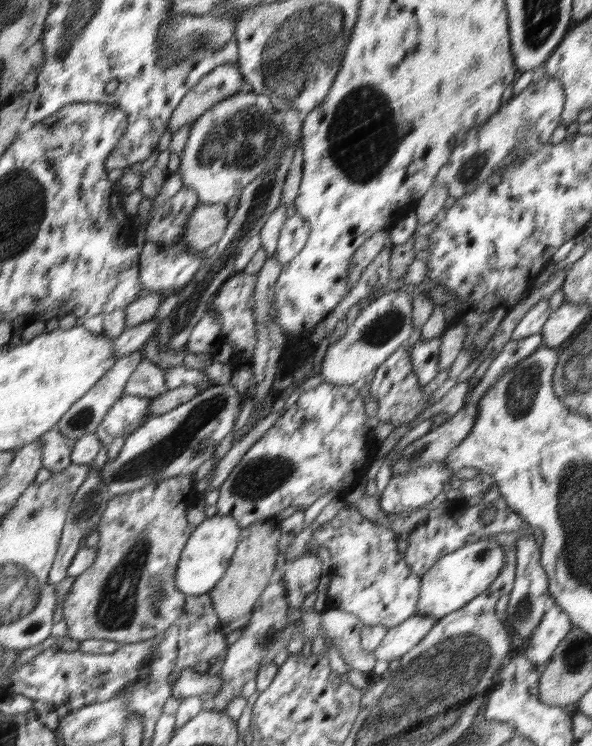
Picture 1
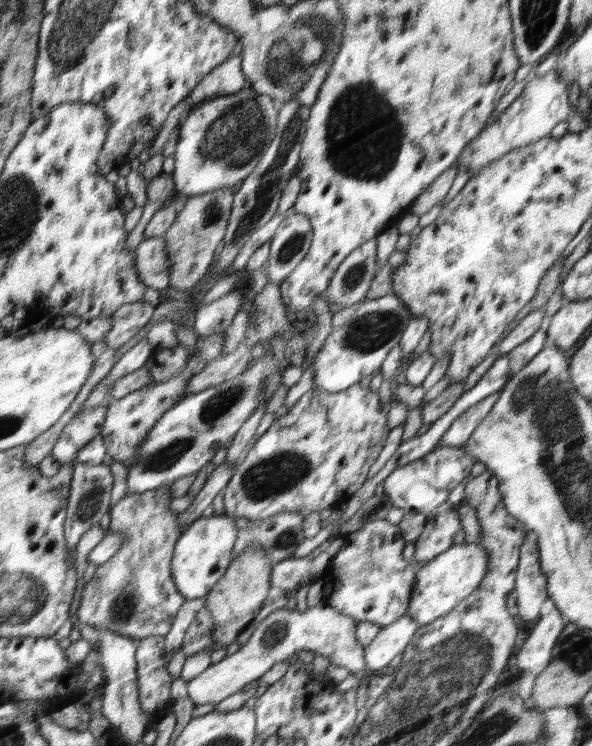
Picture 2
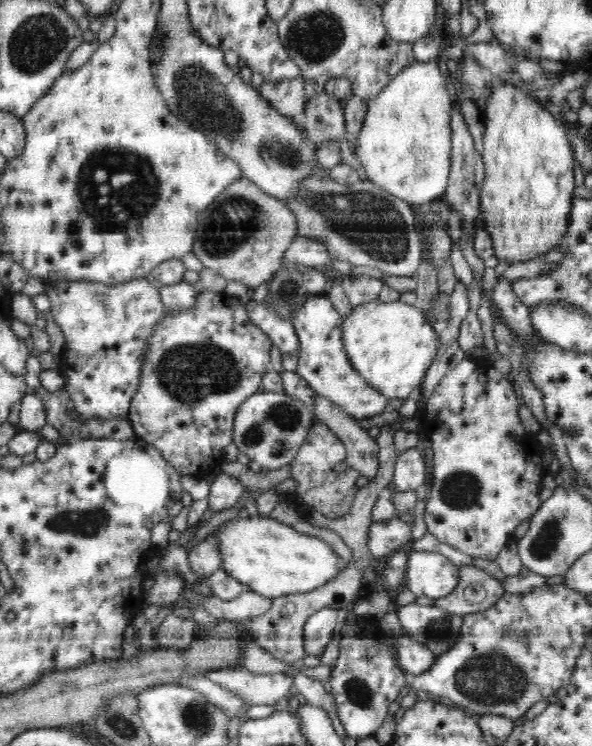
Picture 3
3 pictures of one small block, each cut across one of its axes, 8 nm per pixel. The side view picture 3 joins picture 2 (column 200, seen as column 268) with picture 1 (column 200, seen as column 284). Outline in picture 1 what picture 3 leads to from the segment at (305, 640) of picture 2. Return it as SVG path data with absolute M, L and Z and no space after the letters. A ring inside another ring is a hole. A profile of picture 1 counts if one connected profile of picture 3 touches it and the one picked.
M184 668L184 670L180 672L180 676L178 676L178 681L171 689L172 695L177 698L202 696L207 700L209 697L216 696L220 693L221 686L224 686L222 670L219 674L210 676L209 672L199 674L192 668Z

